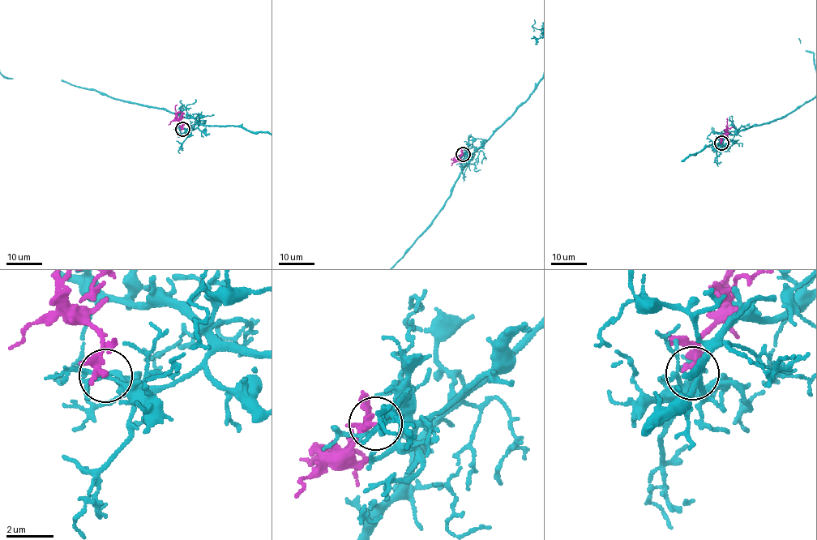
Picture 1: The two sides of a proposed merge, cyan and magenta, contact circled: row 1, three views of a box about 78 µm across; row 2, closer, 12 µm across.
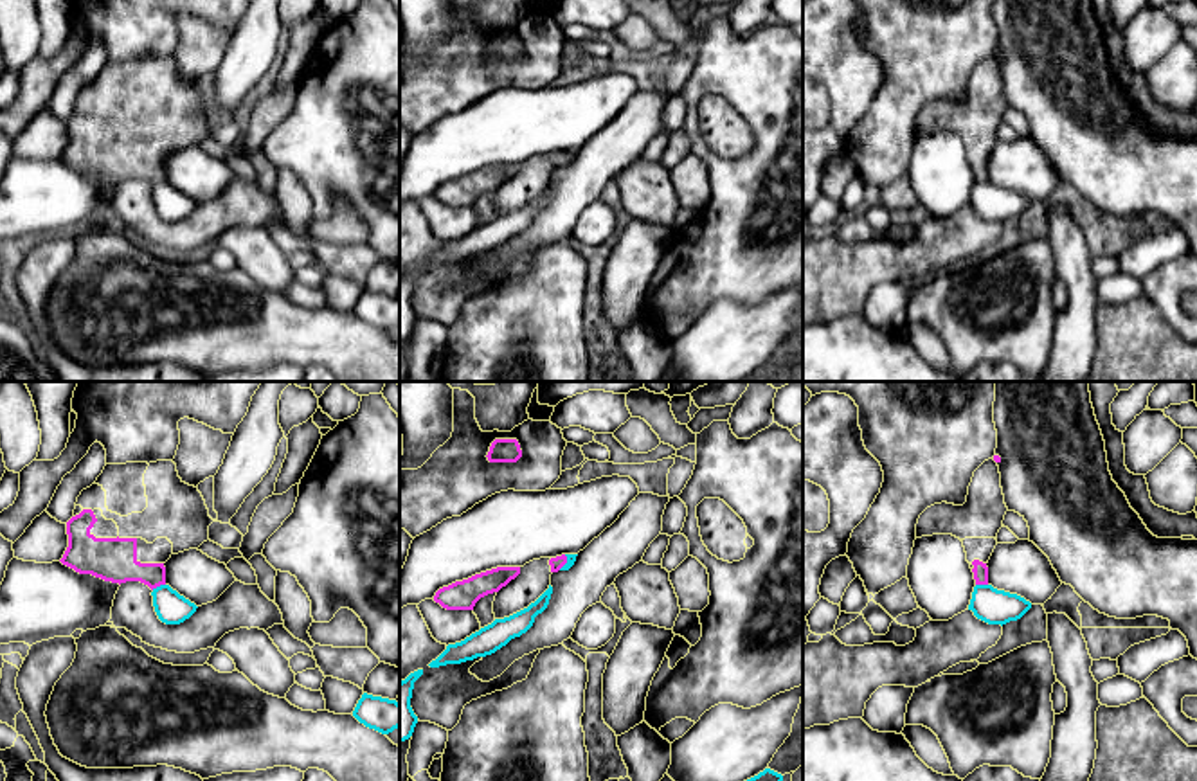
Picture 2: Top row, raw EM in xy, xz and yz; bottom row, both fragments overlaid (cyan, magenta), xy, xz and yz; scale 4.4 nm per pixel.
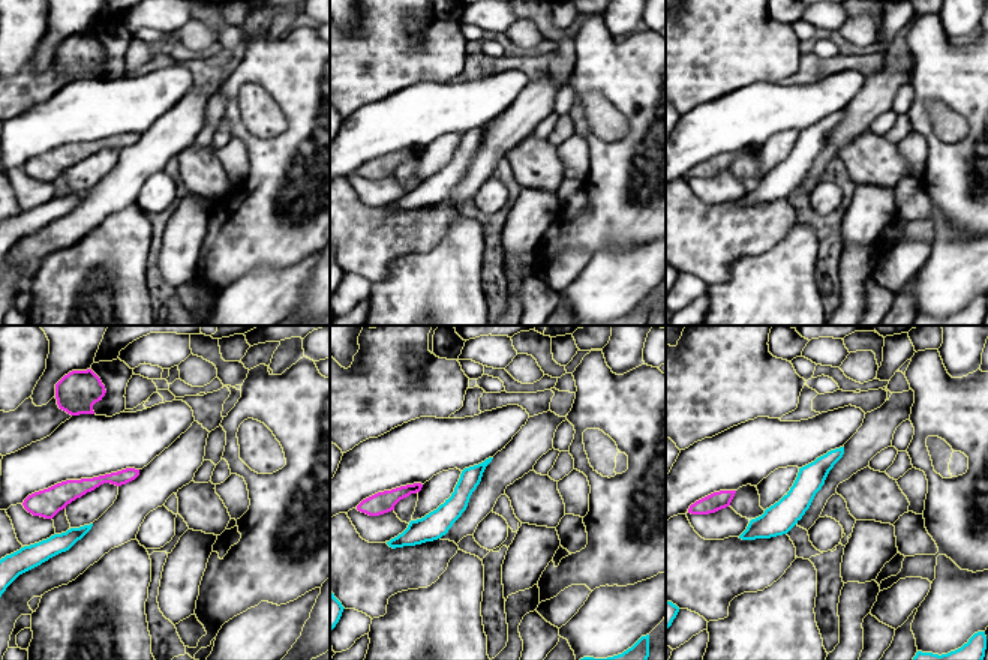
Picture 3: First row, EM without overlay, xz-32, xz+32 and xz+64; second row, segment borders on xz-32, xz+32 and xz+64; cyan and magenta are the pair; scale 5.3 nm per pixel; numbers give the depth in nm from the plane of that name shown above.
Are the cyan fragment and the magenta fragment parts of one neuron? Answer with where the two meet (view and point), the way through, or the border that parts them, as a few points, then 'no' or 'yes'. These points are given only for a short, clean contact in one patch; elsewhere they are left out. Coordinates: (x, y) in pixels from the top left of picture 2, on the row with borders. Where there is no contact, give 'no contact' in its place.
meets cyan in xy at (157, 587); border along xy (164, 583), (152, 589); no

